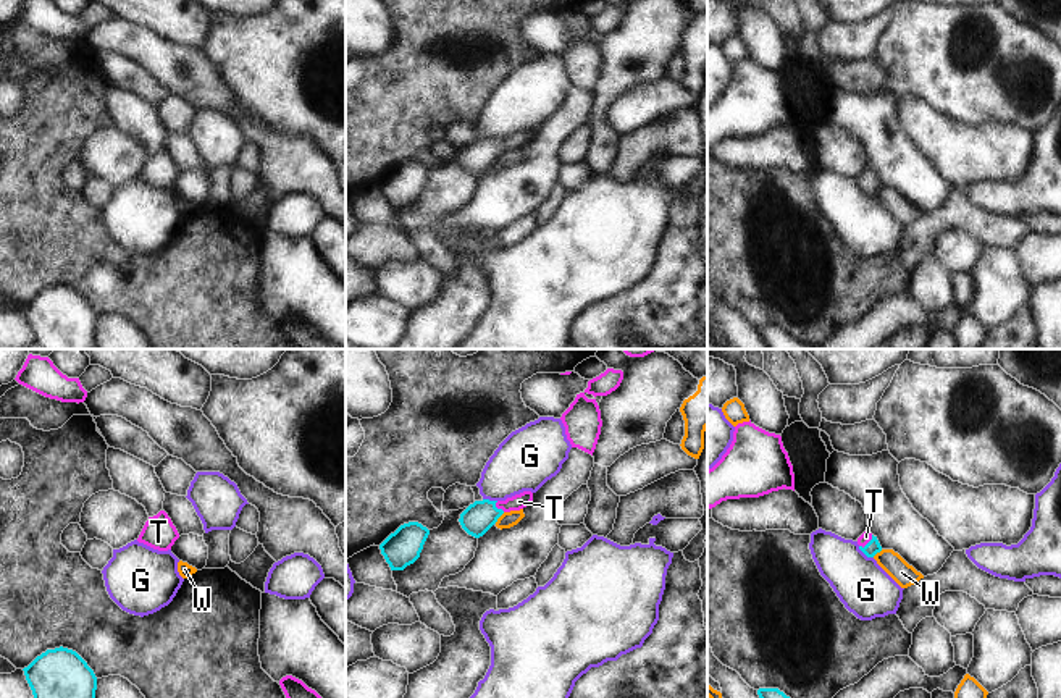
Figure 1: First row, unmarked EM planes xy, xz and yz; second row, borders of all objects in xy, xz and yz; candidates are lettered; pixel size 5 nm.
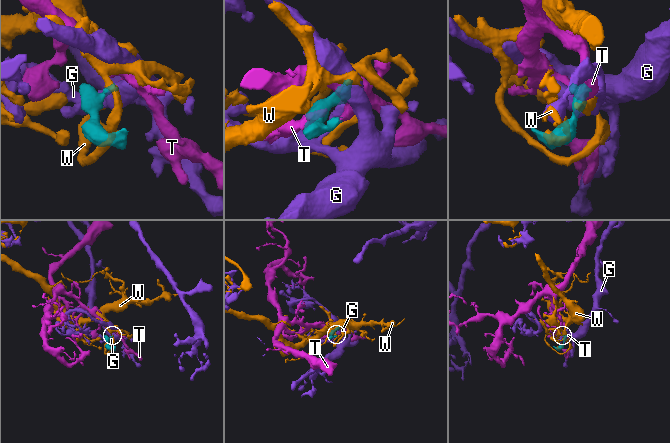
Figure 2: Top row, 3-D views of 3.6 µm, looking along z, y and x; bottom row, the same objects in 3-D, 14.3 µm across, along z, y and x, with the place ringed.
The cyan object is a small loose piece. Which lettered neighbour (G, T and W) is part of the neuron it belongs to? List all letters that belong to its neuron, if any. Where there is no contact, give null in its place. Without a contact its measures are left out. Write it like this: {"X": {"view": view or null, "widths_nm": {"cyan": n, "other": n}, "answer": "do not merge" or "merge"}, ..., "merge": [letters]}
{"G": {"view": "yz", "widths_nm": {"cyan": 70, "other": 260}, "answer": "do not merge"}, "T": {"view": "yz", "widths_nm": {"cyan": 70, "other": 60}, "answer": "merge"}, "W": {"view": "xz", "widths_nm": {"cyan": 160, "other": 80}, "answer": "do not merge"}, "merge": ["T"]}

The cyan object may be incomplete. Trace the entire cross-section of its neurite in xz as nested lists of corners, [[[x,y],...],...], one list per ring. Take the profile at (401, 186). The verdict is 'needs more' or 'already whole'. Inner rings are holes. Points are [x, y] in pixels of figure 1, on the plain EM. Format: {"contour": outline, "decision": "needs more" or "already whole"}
{"contour": [[[418,160],[400,163],[381,183],[381,192],[389,202],[391,208],[404,208],[413,202],[423,187],[430,168]]], "decision": "already whole"}

